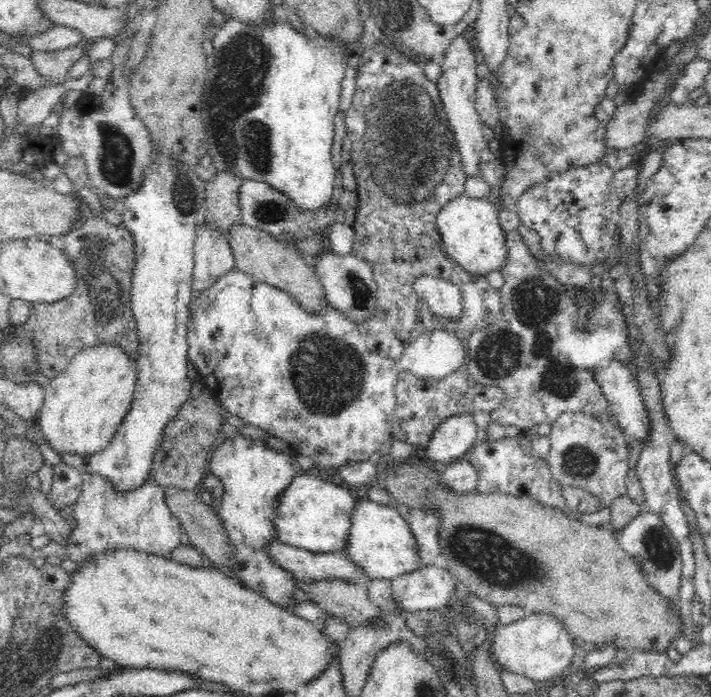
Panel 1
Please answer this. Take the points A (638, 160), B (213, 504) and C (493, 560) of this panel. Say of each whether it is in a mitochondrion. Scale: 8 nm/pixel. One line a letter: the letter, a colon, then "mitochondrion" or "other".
A: other
B: other
C: mitochondrion

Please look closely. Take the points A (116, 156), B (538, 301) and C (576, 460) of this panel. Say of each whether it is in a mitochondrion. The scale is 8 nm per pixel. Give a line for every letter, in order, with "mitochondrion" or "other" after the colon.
A: mitochondrion
B: mitochondrion
C: mitochondrion

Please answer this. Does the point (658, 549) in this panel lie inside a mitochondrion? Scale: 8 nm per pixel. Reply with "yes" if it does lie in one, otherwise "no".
yes

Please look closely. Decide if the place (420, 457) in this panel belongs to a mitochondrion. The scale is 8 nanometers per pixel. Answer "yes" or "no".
no

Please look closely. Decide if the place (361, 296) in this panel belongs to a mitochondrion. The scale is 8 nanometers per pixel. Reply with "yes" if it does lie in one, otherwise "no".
yes

